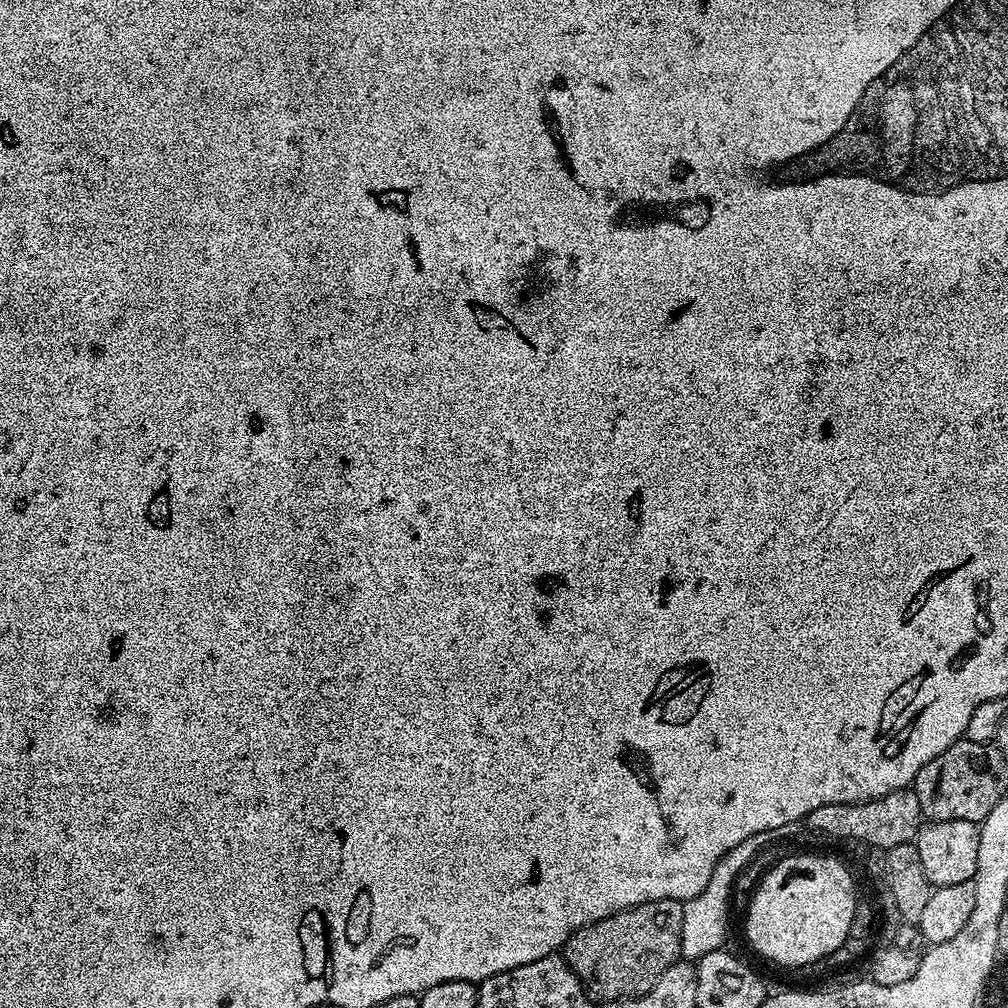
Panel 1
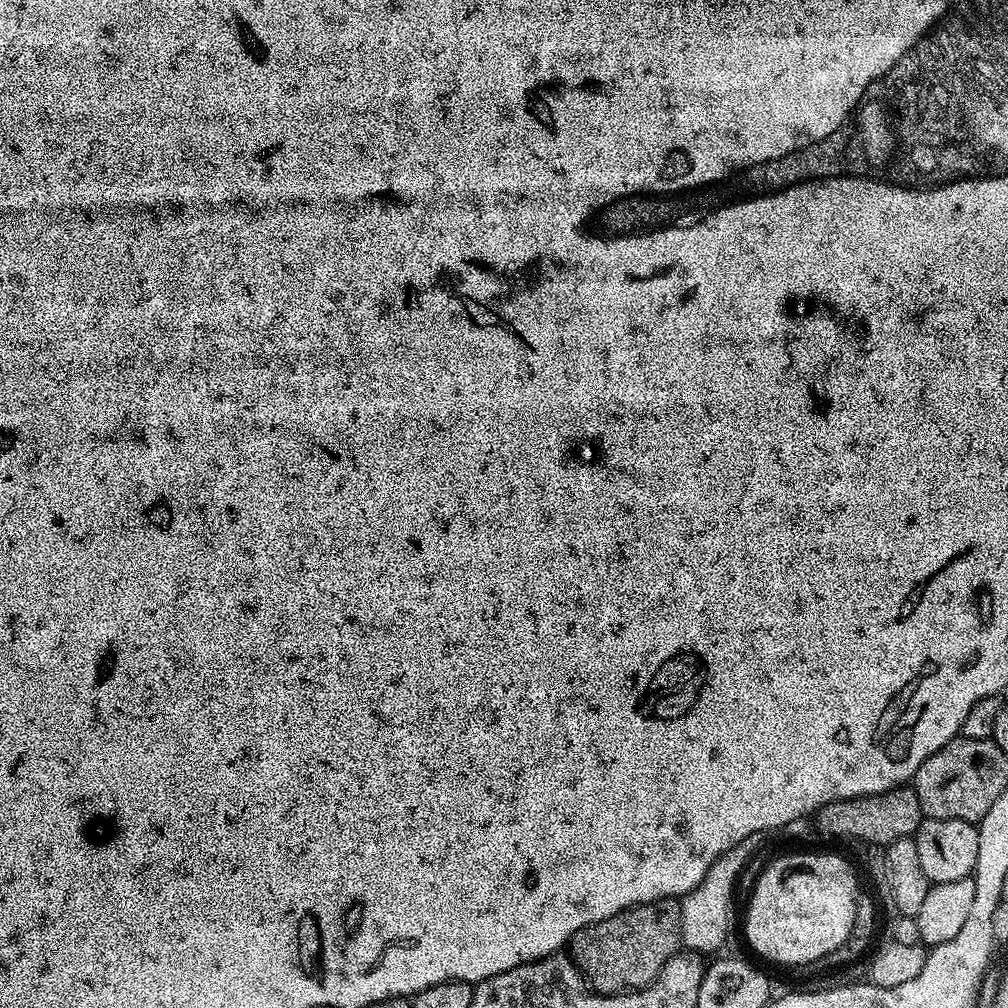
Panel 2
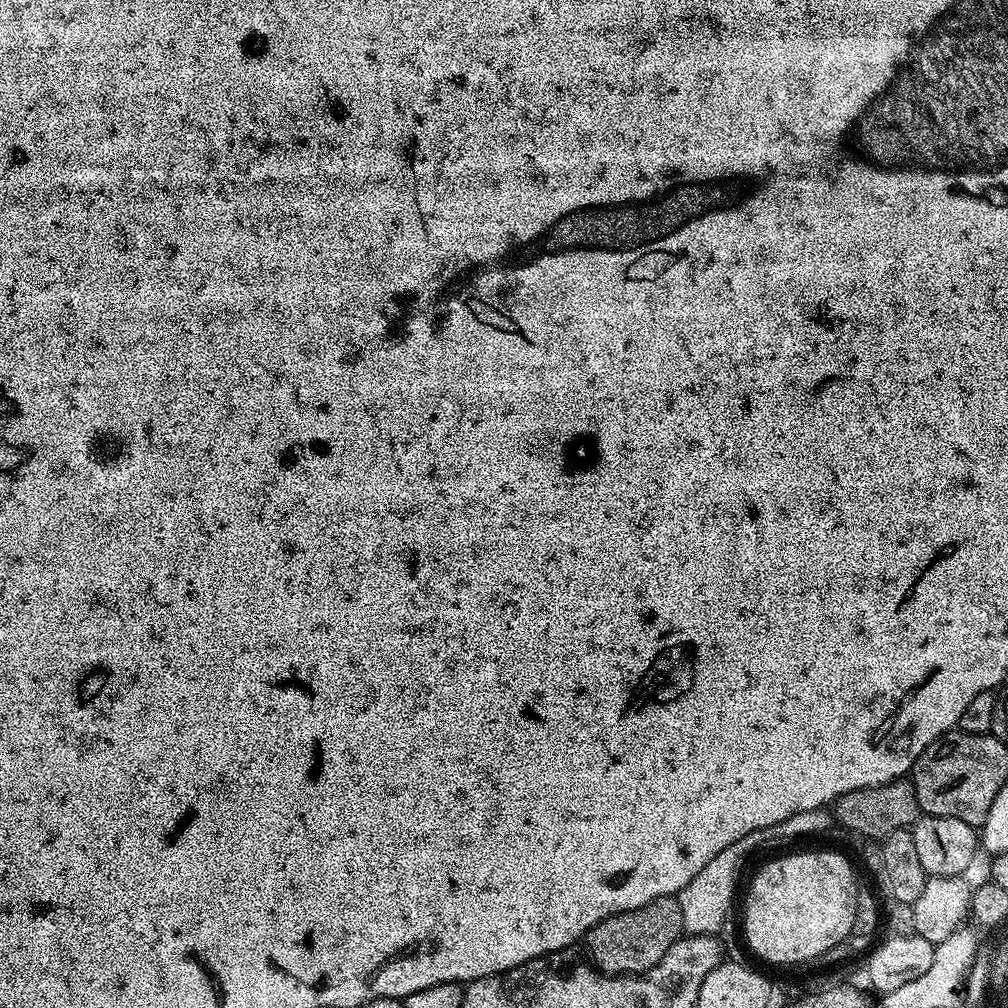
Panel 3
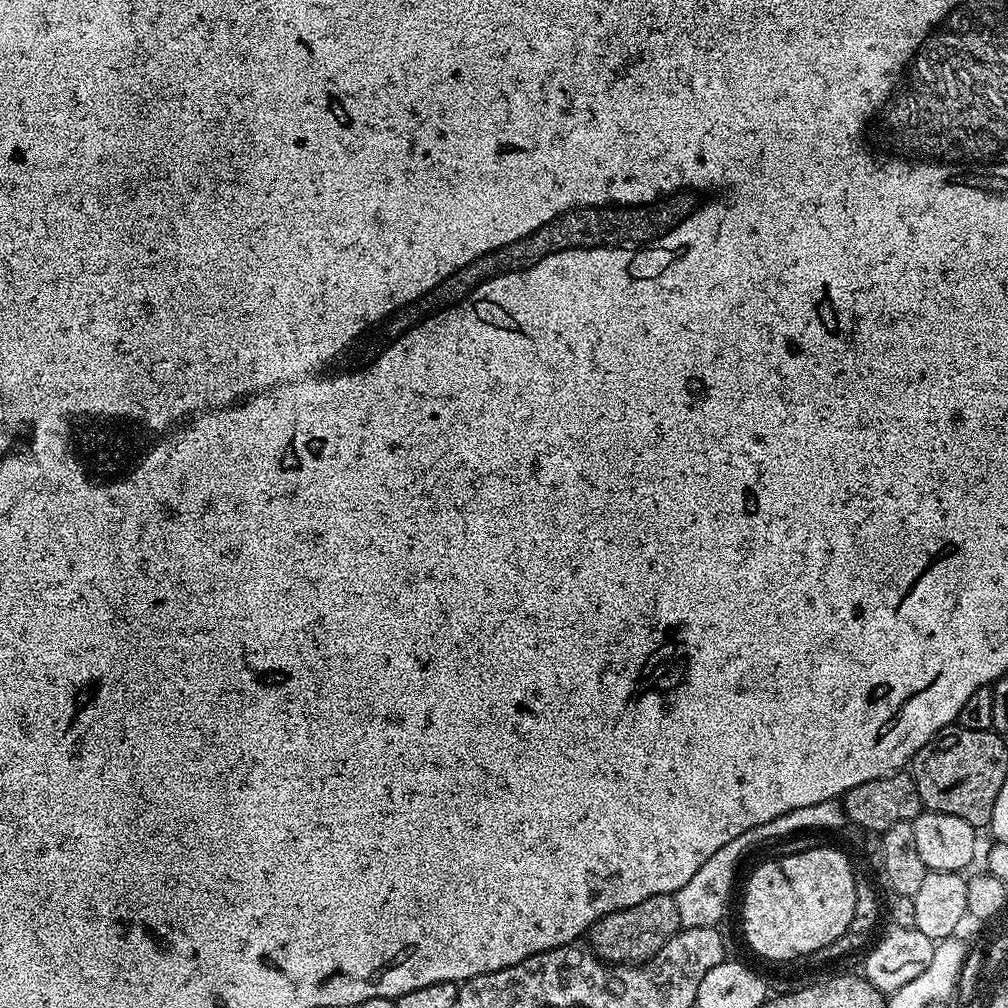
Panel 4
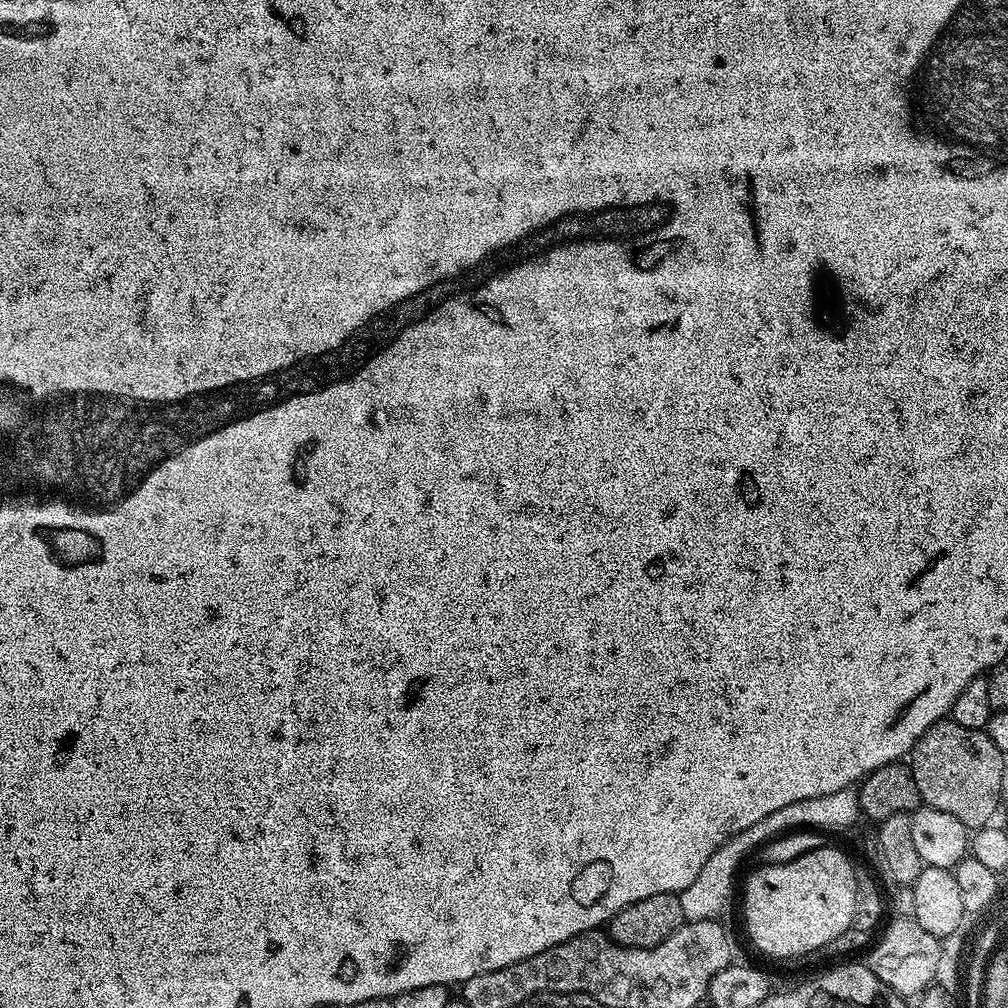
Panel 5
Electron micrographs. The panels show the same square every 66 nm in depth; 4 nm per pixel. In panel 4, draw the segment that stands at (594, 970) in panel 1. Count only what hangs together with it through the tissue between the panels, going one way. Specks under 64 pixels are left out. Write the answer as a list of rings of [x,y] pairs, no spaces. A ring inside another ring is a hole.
[[[675,895],[651,896],[642,902],[638,902],[638,906],[626,906],[622,910],[606,914],[601,920],[593,922],[592,927],[586,933],[586,940],[592,951],[601,960],[611,965],[644,964],[650,958],[654,958],[654,954],[658,954],[658,950],[662,950],[662,946],[666,946],[666,942],[670,942],[670,938],[680,929]]]

